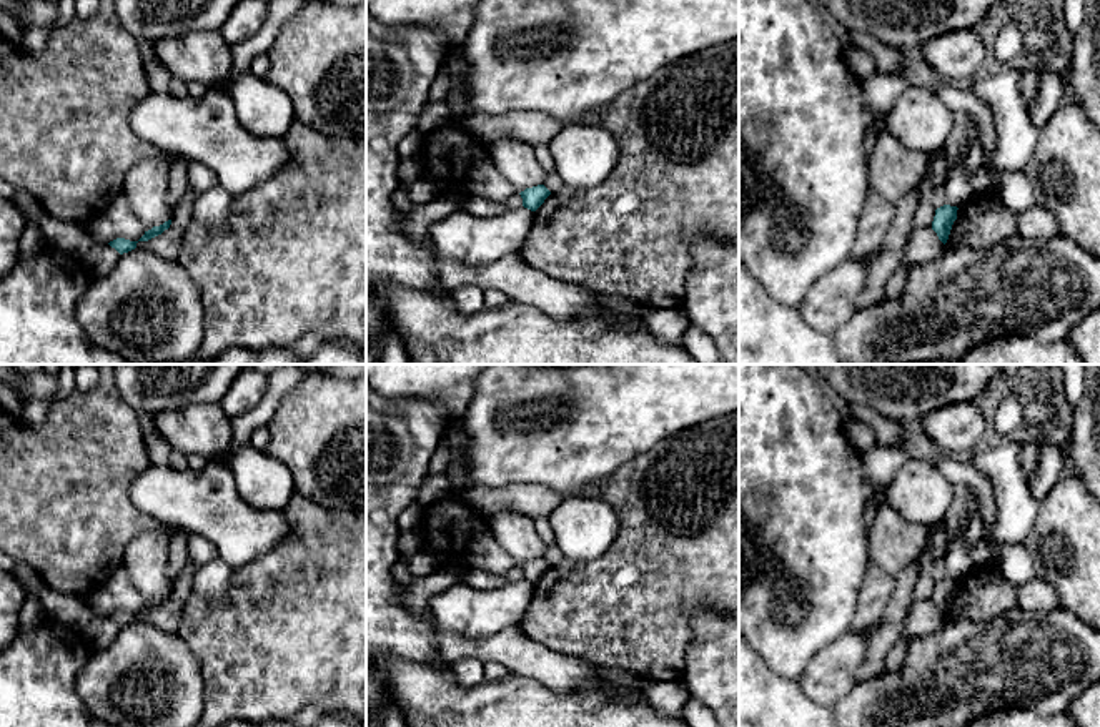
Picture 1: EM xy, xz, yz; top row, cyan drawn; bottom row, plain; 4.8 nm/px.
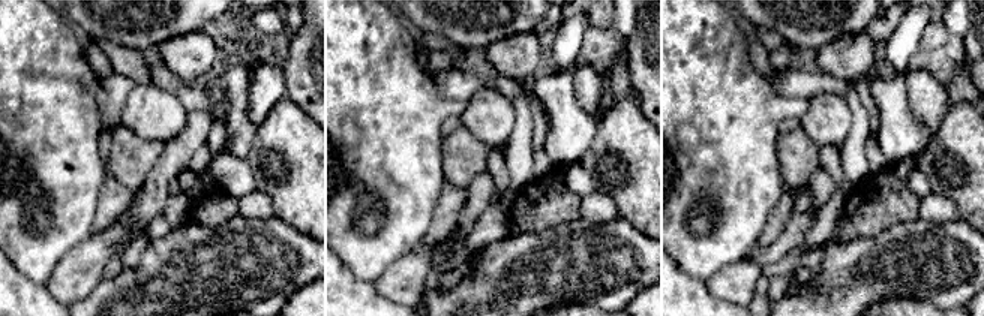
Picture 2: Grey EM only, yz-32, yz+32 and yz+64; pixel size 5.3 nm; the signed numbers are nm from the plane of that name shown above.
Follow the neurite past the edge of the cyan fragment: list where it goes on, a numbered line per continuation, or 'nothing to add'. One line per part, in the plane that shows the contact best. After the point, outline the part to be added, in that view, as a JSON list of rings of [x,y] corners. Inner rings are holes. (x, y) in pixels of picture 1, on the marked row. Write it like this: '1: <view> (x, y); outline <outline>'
nothing to add

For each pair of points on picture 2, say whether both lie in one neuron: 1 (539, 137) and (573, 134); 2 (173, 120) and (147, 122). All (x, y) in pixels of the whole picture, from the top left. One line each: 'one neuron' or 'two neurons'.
1: two neurons
2: one neuron

